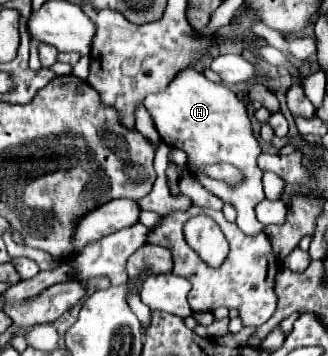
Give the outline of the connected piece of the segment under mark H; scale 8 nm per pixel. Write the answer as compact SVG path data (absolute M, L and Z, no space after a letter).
M182 68L168 82L168 88L164 88L164 92L146 96L144 106L148 108L160 138L168 146L182 148L188 154L194 168L204 166L204 164L228 162L242 172L242 180L236 184L228 184L224 180L214 180L214 178L202 176L202 174L196 174L196 176L220 200L234 204L234 208L238 212L236 224L244 234L256 234L256 232L264 230L264 224L258 222L258 218L256 218L256 206L264 200L262 172L256 166L256 158L260 156L262 148L252 132L252 124L250 124L244 102L234 98L234 92L232 94L228 94L228 92L232 92L232 90L222 84L210 82L200 72L196 72L192 68Z

